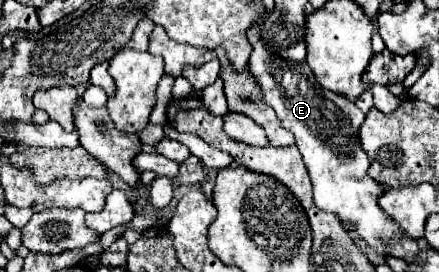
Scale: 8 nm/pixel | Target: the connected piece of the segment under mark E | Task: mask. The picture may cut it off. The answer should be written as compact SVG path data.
M265 16L257 20L245 34L249 38L249 44L253 46L249 68L253 78L261 84L265 102L273 106L277 112L283 128L289 128L295 134L297 148L303 156L303 162L309 170L311 182L313 182L313 194L317 208L325 212L337 214L341 220L353 222L355 232L379 254L389 256L385 252L385 242L389 236L399 232L399 224L391 220L377 204L381 190L379 184L373 182L367 176L369 158L363 152L357 132L361 122L365 120L365 114L347 98L337 96L329 90L319 88L315 84L315 76L311 68L305 62L293 62L285 58L273 58L269 48L265 46L261 38L261 26Z

